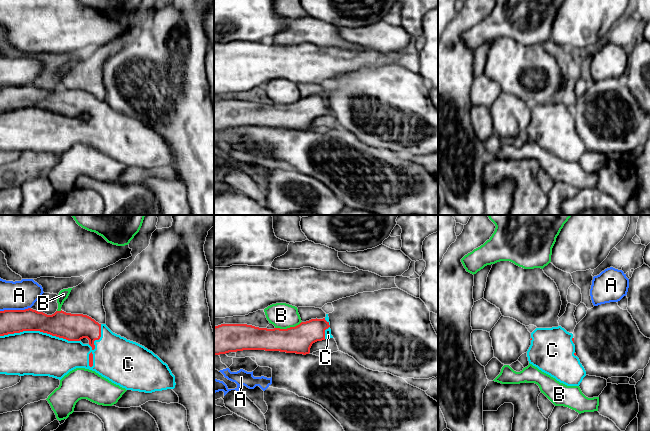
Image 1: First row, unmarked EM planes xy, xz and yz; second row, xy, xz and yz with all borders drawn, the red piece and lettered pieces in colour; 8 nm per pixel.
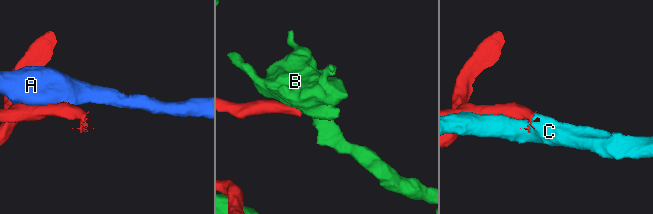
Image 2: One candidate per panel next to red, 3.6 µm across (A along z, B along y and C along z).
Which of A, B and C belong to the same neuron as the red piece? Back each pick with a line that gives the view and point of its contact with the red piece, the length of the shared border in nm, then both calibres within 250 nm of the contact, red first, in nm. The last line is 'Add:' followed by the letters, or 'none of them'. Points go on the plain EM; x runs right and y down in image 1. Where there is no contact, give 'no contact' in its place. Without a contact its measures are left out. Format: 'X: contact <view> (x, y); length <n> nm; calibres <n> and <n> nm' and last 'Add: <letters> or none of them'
C: contact xy (40, 107); length 650 nm; calibres 220 and 360 nm
Add: C

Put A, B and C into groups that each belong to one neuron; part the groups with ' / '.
A / B / C

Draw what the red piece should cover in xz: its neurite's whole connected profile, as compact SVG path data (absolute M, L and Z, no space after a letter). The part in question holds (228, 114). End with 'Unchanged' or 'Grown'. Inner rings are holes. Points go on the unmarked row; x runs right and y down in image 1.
M328 90L323 95L311 95L287 105L259 104L247 100L221 100L214 103L214 131L243 126L280 127L286 129L309 130L313 119L333 114Z. Grown

